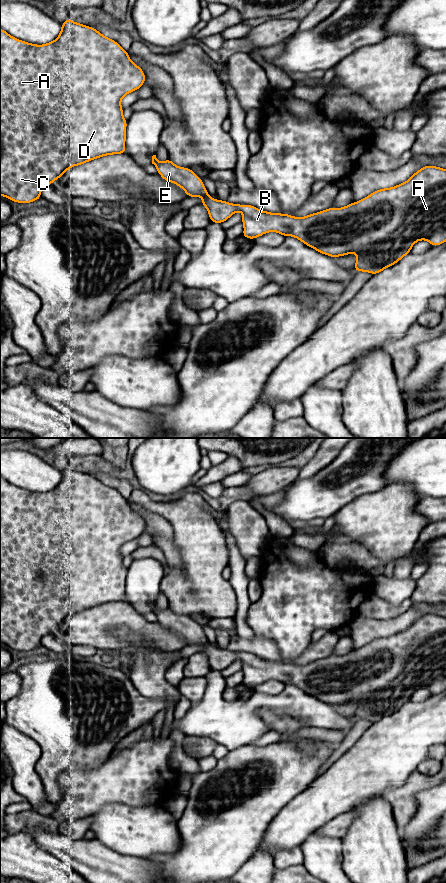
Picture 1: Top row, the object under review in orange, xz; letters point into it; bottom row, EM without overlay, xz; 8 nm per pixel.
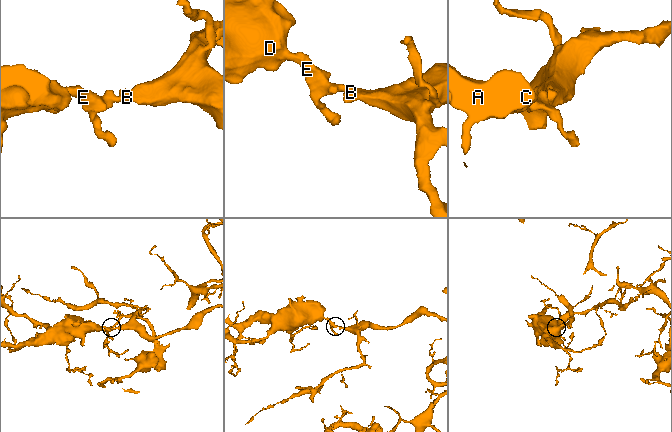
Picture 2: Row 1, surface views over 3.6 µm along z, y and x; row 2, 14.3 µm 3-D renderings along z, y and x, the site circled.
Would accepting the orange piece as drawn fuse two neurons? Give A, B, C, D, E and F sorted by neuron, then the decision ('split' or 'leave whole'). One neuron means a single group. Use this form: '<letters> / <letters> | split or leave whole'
A B C D E F | leave whole

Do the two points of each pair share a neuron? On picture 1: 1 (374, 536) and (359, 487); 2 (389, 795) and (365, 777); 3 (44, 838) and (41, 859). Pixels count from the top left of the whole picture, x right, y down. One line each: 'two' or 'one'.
1: two
2: two
3: two

